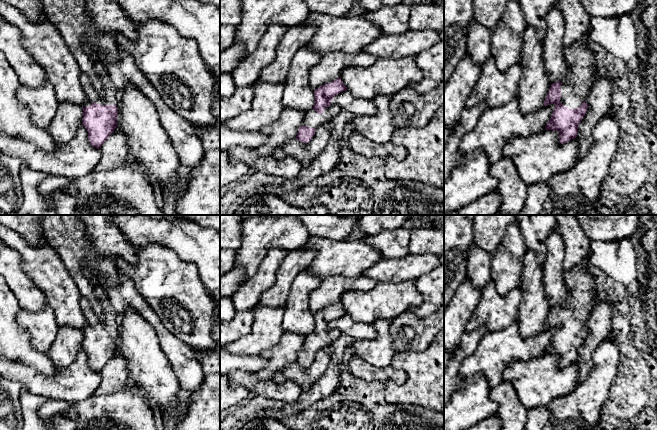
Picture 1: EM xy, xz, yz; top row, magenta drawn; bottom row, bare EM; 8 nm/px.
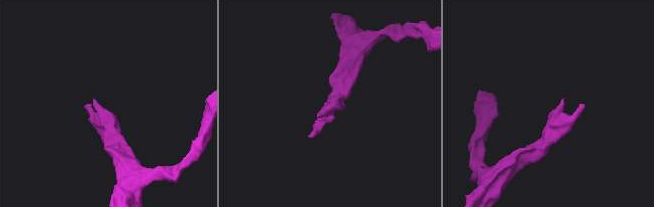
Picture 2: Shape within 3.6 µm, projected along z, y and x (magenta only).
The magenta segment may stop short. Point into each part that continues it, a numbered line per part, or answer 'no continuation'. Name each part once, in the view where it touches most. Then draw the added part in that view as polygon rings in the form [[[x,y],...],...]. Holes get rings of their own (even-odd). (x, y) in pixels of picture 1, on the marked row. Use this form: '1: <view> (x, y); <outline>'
1: yz (580, 58); [[[588,38],[565,46],[563,53],[569,70],[562,80],[559,102],[565,107],[576,109],[586,101],[596,81],[595,55]]]

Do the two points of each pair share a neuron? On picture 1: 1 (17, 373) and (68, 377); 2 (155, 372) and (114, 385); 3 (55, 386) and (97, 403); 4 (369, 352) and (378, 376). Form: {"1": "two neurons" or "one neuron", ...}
{"1": "one neuron", "2": "two neurons", "3": "two neurons", "4": "two neurons"}

